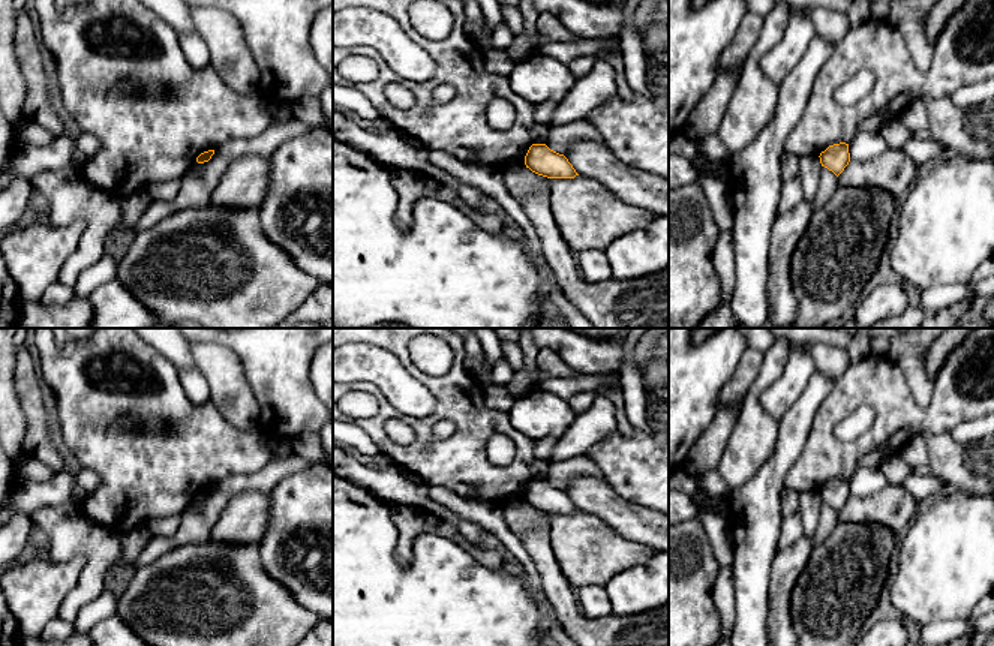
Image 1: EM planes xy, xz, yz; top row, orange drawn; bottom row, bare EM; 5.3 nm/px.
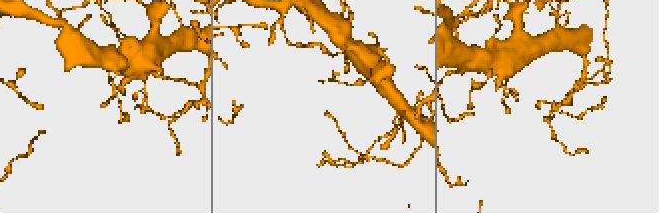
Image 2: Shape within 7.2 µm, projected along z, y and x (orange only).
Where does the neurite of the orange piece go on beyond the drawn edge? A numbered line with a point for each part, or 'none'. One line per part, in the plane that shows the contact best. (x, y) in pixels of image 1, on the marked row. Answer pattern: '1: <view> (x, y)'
none

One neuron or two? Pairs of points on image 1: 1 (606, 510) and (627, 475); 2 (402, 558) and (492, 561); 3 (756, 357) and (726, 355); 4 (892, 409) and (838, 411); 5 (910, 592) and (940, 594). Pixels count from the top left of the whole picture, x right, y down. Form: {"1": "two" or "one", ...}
{"1": "two", "2": "one", "3": "two", "4": "one", "5": "one"}

